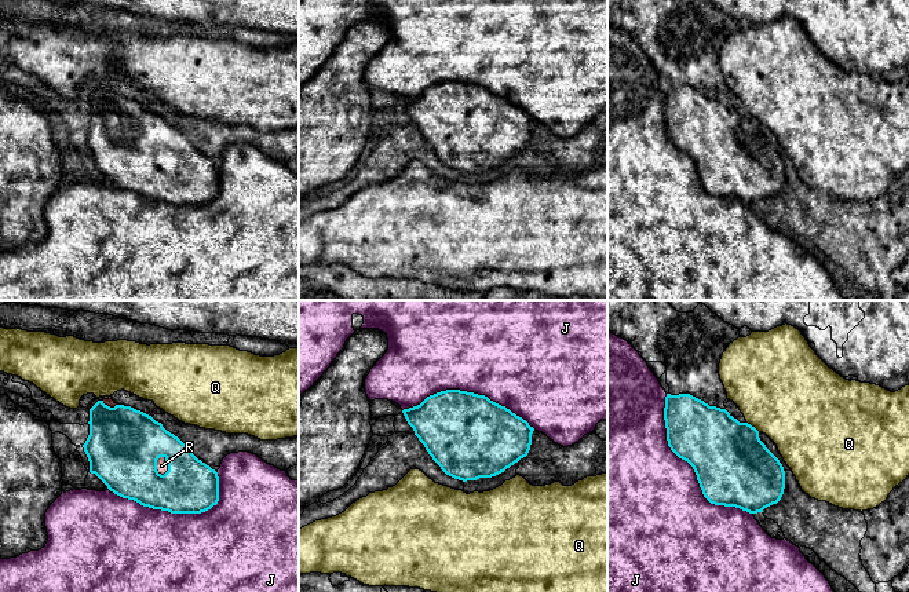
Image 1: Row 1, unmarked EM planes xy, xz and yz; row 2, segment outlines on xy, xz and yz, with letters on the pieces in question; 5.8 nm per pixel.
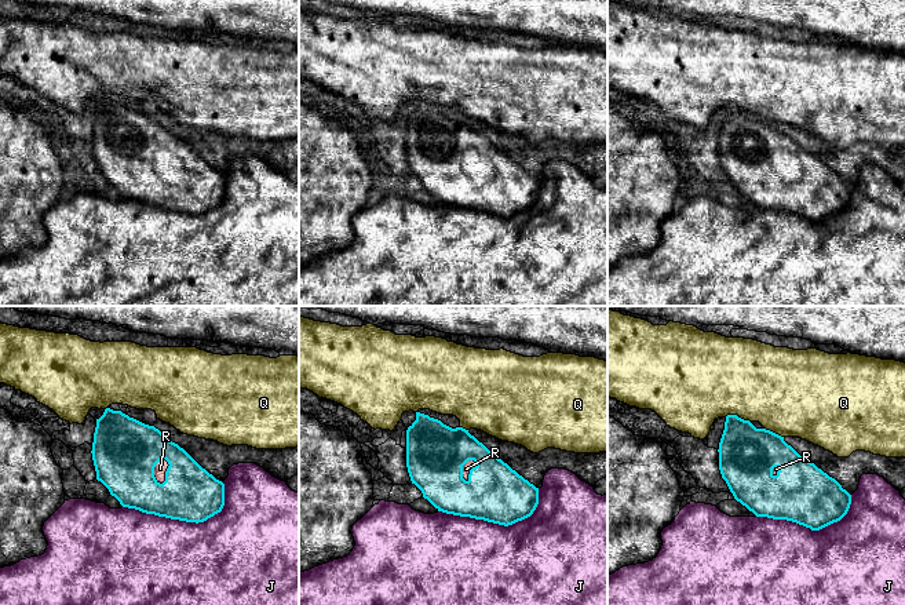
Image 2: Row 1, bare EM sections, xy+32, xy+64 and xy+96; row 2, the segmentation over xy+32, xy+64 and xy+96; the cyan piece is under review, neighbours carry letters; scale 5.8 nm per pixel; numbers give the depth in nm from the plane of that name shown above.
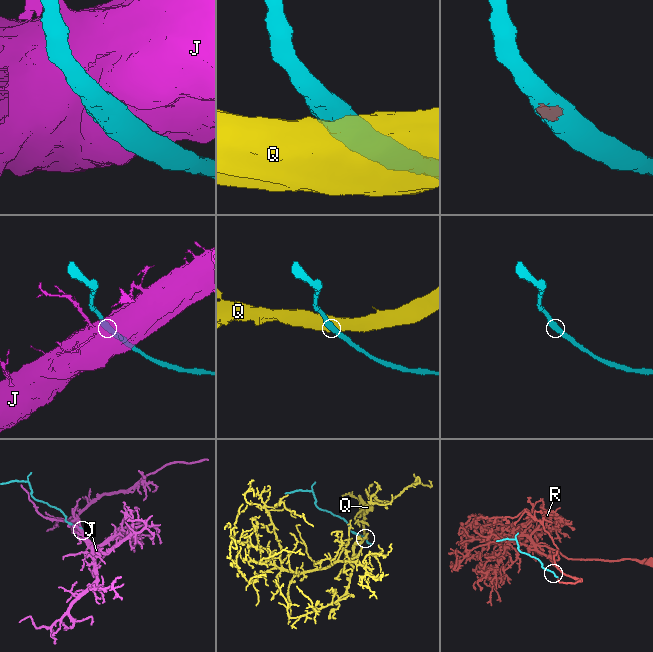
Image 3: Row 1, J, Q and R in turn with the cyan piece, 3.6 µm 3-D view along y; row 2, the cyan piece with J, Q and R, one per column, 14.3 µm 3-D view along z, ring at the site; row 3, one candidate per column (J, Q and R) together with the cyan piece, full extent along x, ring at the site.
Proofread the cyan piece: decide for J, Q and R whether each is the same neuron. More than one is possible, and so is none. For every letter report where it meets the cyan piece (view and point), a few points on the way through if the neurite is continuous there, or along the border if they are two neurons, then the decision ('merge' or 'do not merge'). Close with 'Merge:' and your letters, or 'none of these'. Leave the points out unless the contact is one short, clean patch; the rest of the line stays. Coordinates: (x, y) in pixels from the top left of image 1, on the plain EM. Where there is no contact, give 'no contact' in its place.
J: meets cyan in yz at (693, 160); do not merge
Q: meets cyan in yz at (754, 119); border along yz (747, 113), (759, 123); do not merge
R: meets cyan in xy at (156, 157); merge
Merge: R

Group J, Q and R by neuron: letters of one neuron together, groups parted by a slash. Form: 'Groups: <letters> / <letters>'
Groups: J / Q / R

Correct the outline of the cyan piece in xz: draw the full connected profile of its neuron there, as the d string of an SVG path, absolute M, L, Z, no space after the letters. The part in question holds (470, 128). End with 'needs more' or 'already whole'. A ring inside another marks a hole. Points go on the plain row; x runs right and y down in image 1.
M446 81L402 102L441 161L459 172L492 169L526 149L533 118L485 87Z | already whole

